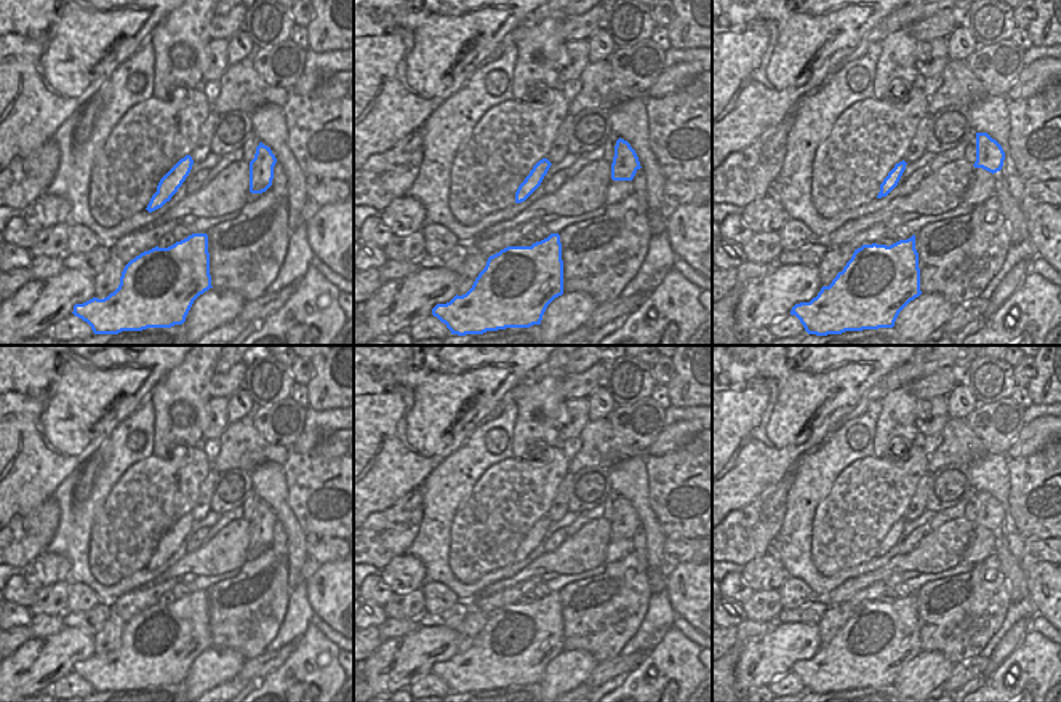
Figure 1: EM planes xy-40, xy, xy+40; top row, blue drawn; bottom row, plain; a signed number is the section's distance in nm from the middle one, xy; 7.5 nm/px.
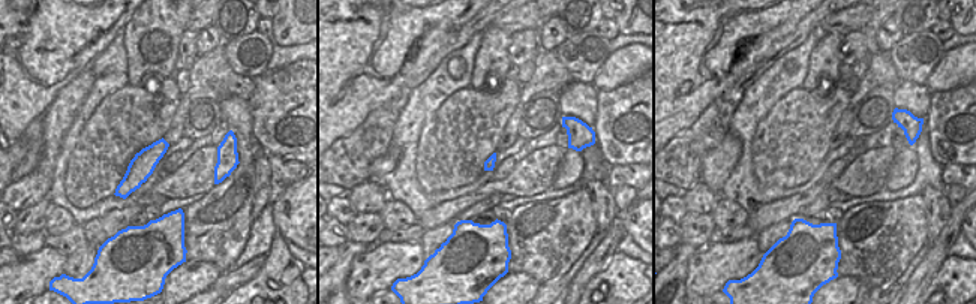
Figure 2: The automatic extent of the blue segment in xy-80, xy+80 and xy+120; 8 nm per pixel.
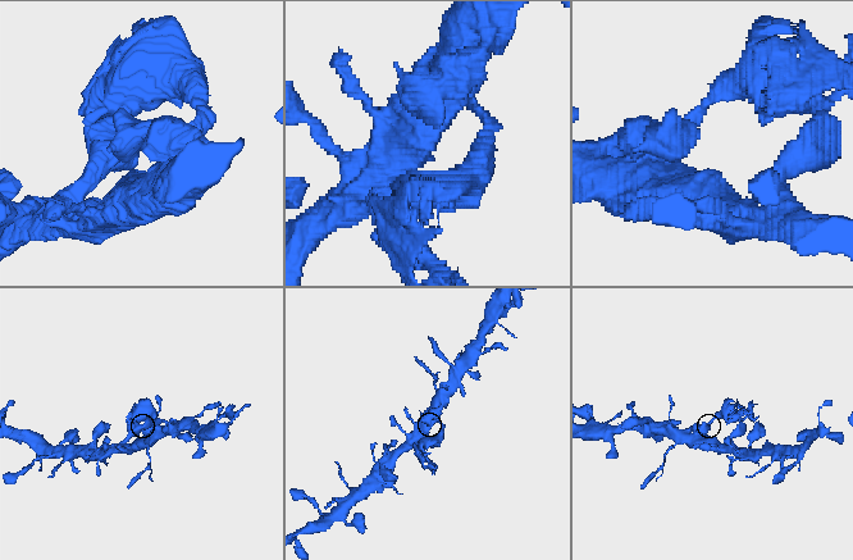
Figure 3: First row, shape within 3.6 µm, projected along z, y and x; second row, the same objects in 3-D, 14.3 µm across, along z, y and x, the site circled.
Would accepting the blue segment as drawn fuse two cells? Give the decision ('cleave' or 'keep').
cleave

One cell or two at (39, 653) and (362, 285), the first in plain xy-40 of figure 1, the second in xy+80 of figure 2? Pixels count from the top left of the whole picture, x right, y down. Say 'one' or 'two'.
one

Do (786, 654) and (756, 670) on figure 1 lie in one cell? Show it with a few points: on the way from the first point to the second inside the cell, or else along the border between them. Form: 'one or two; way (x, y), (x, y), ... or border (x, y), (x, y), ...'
one; way (778, 654), (772, 654), (764, 662)

